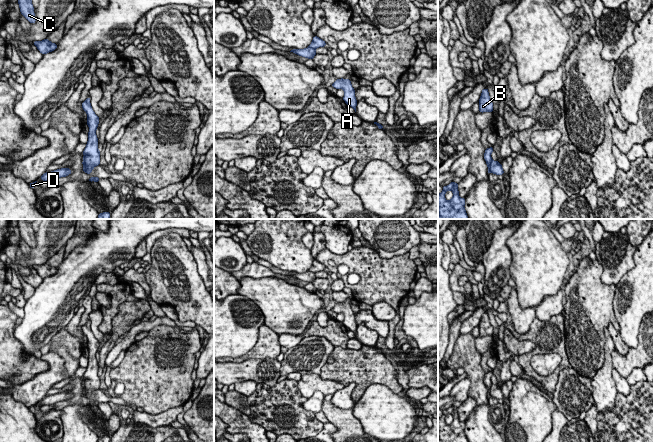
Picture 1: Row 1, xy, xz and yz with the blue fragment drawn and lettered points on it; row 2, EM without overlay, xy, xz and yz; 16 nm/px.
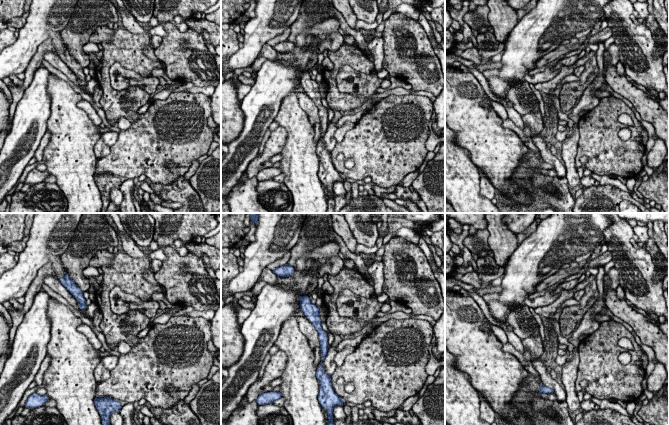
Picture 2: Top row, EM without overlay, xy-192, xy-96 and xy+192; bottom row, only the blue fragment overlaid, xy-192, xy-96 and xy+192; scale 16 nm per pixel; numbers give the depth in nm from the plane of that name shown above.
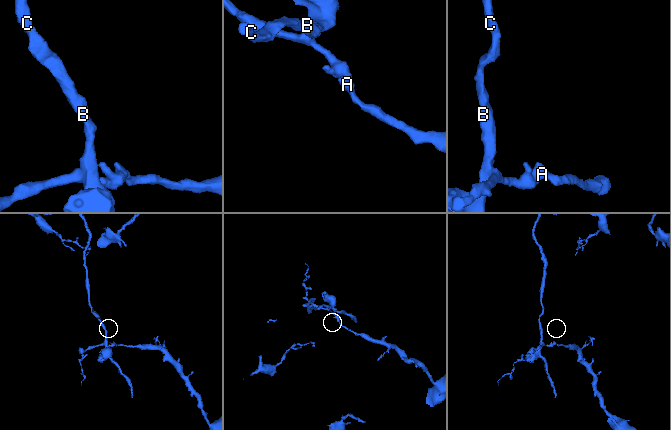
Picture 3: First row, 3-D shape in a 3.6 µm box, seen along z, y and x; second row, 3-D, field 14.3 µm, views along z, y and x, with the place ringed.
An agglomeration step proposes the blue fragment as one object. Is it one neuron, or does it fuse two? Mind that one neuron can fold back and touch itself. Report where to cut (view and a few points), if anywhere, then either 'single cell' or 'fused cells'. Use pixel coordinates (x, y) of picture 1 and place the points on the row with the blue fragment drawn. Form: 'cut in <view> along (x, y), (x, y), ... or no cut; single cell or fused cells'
cut in yz along (492, 160), (490, 172); fused cells

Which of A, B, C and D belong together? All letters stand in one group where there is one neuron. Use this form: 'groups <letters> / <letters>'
groups A D / B C

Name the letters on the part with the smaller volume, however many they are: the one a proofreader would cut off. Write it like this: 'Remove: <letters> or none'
Remove: B, C

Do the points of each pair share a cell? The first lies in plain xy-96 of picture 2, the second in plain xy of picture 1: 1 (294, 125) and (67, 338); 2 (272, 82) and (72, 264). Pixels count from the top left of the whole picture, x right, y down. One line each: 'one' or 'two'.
1: two
2: one

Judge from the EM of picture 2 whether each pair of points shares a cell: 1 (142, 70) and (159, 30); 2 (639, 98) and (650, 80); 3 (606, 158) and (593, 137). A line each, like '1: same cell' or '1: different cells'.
1: different cells
2: different cells
3: same cell

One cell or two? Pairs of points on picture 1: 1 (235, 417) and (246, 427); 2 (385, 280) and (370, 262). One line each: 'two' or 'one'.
1: one
2: one

